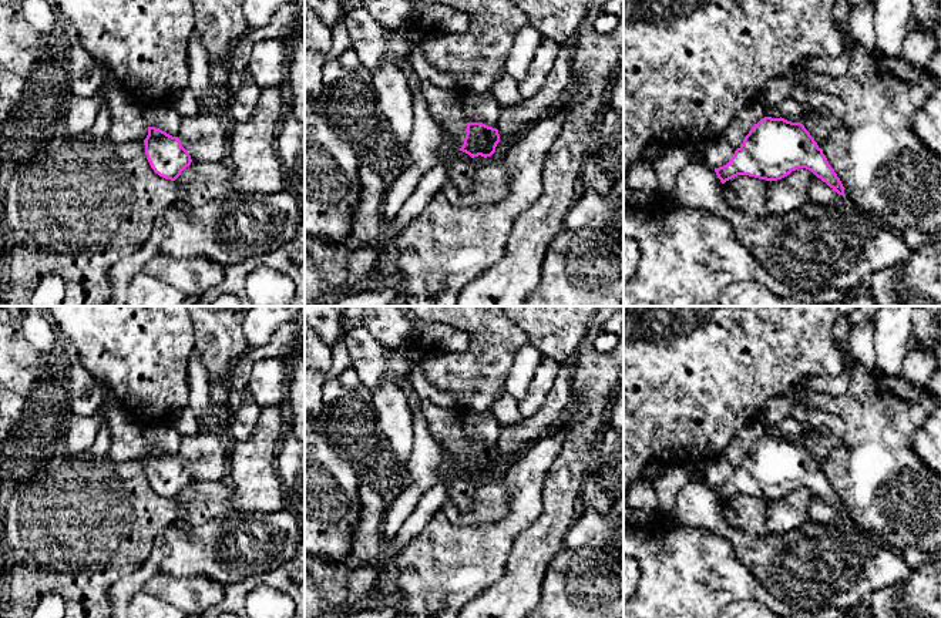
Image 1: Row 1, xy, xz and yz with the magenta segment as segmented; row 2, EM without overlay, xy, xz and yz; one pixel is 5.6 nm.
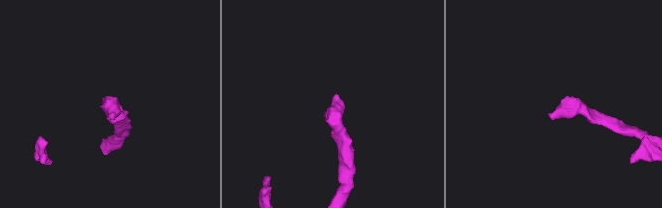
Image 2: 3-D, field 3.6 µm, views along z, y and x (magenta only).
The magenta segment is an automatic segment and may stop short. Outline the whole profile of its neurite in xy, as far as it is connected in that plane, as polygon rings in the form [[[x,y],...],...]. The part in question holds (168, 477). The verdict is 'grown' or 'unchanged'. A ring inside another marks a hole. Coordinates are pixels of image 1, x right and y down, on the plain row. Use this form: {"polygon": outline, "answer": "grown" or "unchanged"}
{"polygon": [[[108,394],[100,413],[111,433],[108,456],[114,461],[144,460],[151,487],[165,498],[175,500],[191,484],[191,474],[179,457],[149,446],[142,433],[142,423],[117,397]]], "answer": "grown"}

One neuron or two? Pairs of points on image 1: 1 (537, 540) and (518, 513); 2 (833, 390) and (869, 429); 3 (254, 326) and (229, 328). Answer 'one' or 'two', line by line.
1: two
2: two
3: two

